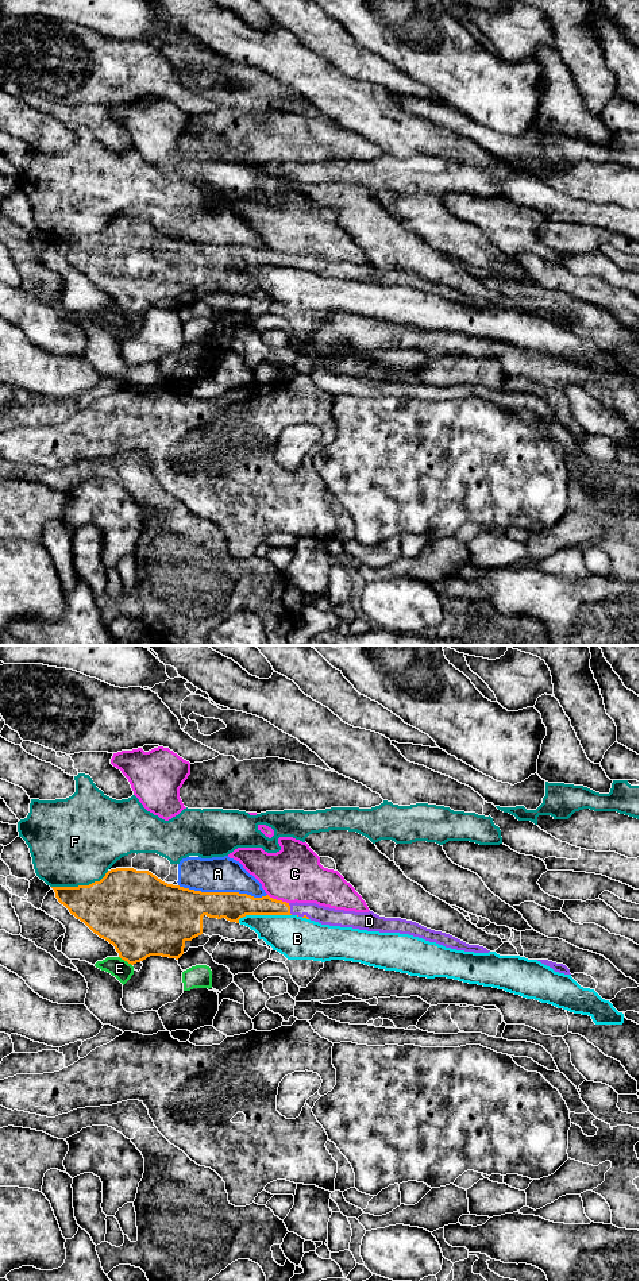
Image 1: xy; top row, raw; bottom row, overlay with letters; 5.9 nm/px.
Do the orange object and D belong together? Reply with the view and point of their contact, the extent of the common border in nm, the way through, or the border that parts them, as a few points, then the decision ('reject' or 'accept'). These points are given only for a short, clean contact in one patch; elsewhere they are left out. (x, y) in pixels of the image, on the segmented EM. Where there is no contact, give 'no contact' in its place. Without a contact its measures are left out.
contact xy (289, 909); length 80 nm; accept

